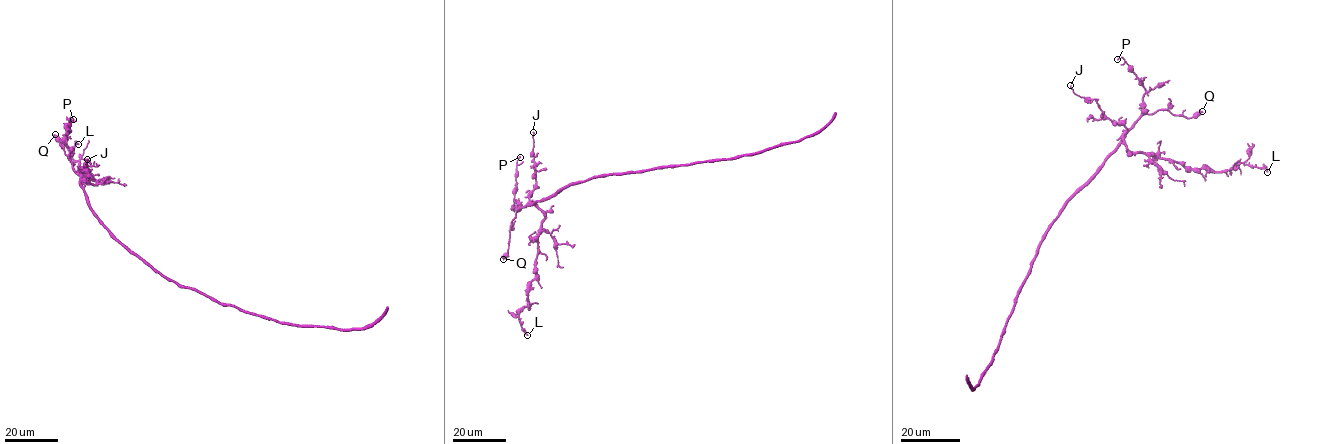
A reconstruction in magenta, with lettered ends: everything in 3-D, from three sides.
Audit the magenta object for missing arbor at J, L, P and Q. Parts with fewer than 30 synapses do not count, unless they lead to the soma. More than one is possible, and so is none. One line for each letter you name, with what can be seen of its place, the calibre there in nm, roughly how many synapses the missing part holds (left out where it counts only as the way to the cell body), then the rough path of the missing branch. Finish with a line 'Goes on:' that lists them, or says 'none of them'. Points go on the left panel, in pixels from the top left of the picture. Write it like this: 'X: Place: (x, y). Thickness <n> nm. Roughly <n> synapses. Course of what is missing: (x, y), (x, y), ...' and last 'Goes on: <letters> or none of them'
Goes on: none of them

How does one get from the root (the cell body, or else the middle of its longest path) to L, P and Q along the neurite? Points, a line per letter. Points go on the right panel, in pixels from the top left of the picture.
L: (1048, 231), (1123, 136), (1130, 152), (1185, 167), (1222, 172), (1244, 163), (1267, 172)
P: (1048, 231), (1061, 208), (1089, 182), (1141, 114), (1145, 92), (1143, 82), (1124, 59), (1120, 56), (1117, 59)
Q: (1048, 231), (1061, 208), (1089, 182), (1142, 115), (1164, 110), (1192, 118), (1202, 111)

